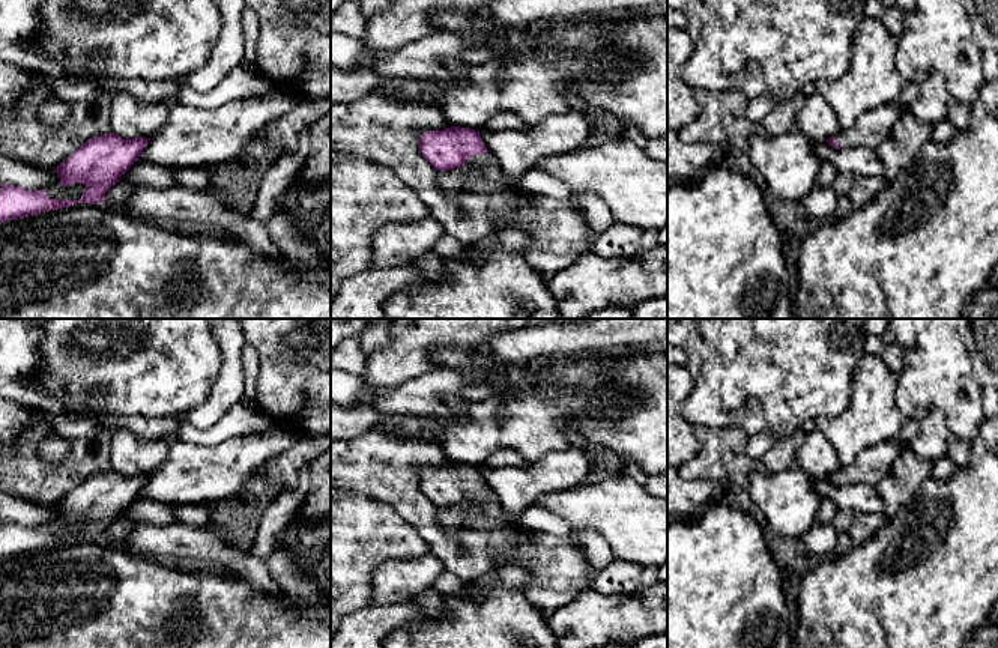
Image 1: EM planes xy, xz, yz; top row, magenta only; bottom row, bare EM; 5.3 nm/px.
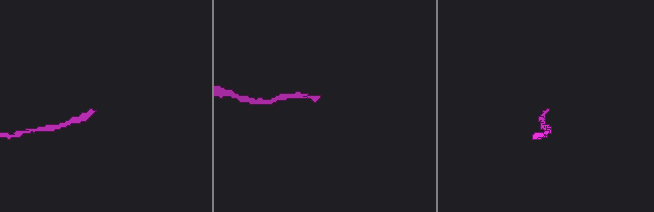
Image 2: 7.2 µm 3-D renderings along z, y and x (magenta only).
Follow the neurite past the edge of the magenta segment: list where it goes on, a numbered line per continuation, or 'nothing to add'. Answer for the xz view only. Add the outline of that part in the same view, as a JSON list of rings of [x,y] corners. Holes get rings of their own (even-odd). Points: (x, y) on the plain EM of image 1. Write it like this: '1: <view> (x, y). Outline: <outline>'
1: xz (490, 517). Outline: [[[488,487],[484,492],[473,492],[470,496],[479,513],[466,516],[467,529],[490,532],[496,529],[522,528],[519,520],[510,522],[504,517],[502,508]]]

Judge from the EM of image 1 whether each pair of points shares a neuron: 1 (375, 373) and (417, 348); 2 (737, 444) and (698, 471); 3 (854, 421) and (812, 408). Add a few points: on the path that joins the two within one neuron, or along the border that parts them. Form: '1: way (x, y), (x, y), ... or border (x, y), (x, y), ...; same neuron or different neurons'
1: way (385, 370), (406, 355); same neuron
2: way (728, 444), (707, 462); same neuron
3: border (851, 382), (848, 406), (837, 415), (815, 420); different neurons

